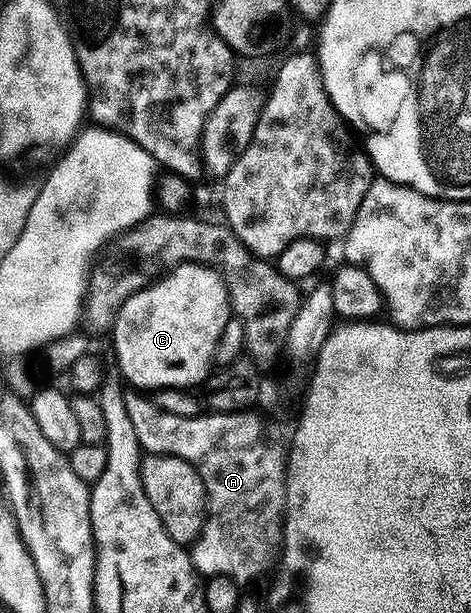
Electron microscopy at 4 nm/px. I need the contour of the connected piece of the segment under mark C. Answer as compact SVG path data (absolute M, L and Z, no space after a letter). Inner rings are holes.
M180 265L177 269L171 269L159 281L153 281L142 291L130 295L126 303L122 303L115 323L110 327L112 345L116 348L115 364L121 378L140 391L203 386L214 369L218 339L222 339L226 323L233 317L228 289L219 272L211 265Z

